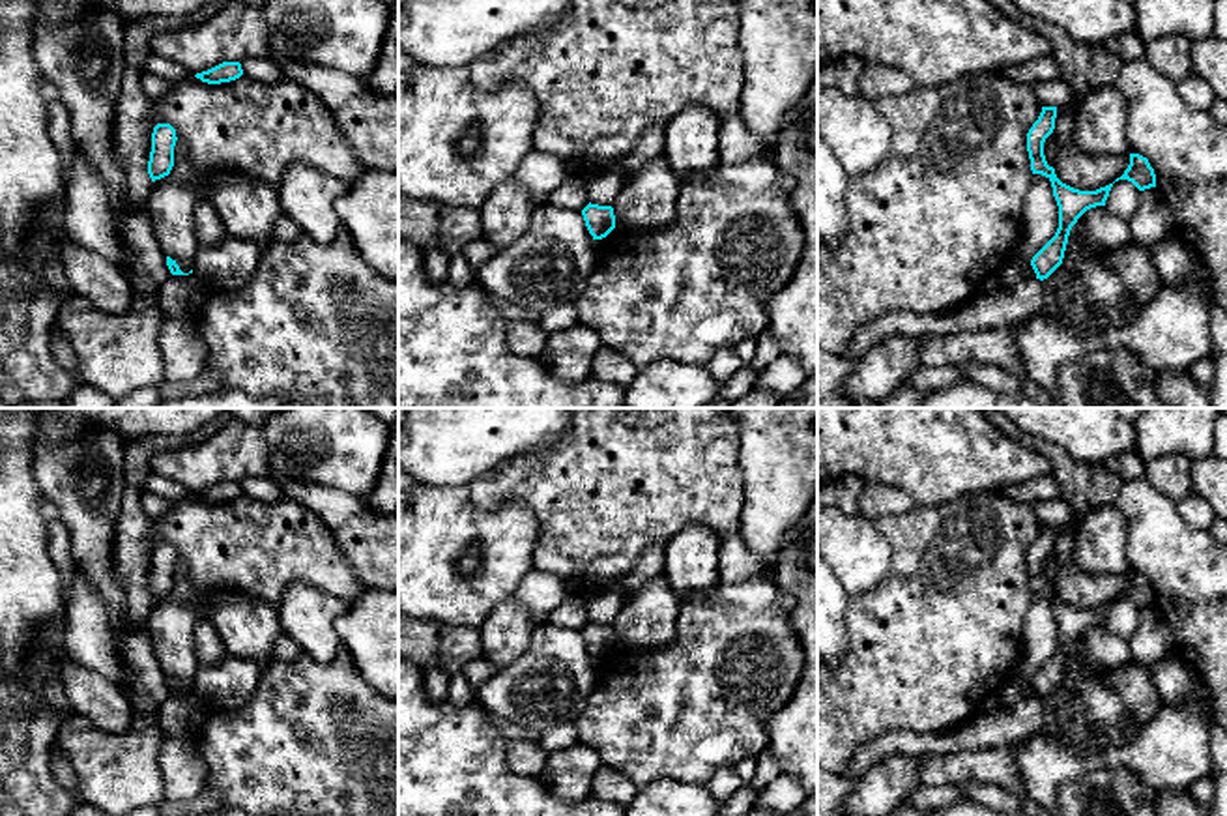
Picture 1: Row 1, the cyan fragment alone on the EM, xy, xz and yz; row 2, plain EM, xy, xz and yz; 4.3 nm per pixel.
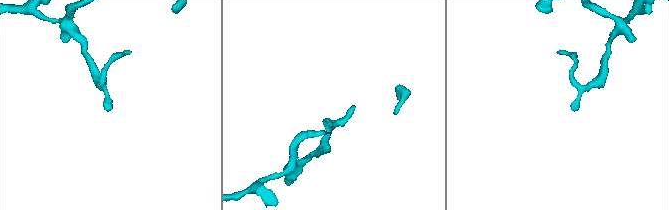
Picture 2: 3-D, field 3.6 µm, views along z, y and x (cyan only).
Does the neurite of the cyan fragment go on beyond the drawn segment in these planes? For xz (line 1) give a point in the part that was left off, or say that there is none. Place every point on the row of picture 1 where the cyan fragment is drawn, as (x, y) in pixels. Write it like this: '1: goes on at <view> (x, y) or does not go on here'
1: does not go on here

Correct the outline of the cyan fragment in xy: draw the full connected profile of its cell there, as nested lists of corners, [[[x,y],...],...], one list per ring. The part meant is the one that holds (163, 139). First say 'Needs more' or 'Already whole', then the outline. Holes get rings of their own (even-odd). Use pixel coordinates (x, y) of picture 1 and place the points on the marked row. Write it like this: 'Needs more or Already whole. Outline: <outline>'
Already whole. Outline: [[[157,124],[152,133],[148,174],[152,182],[170,174],[174,167],[176,129],[170,124]]]

